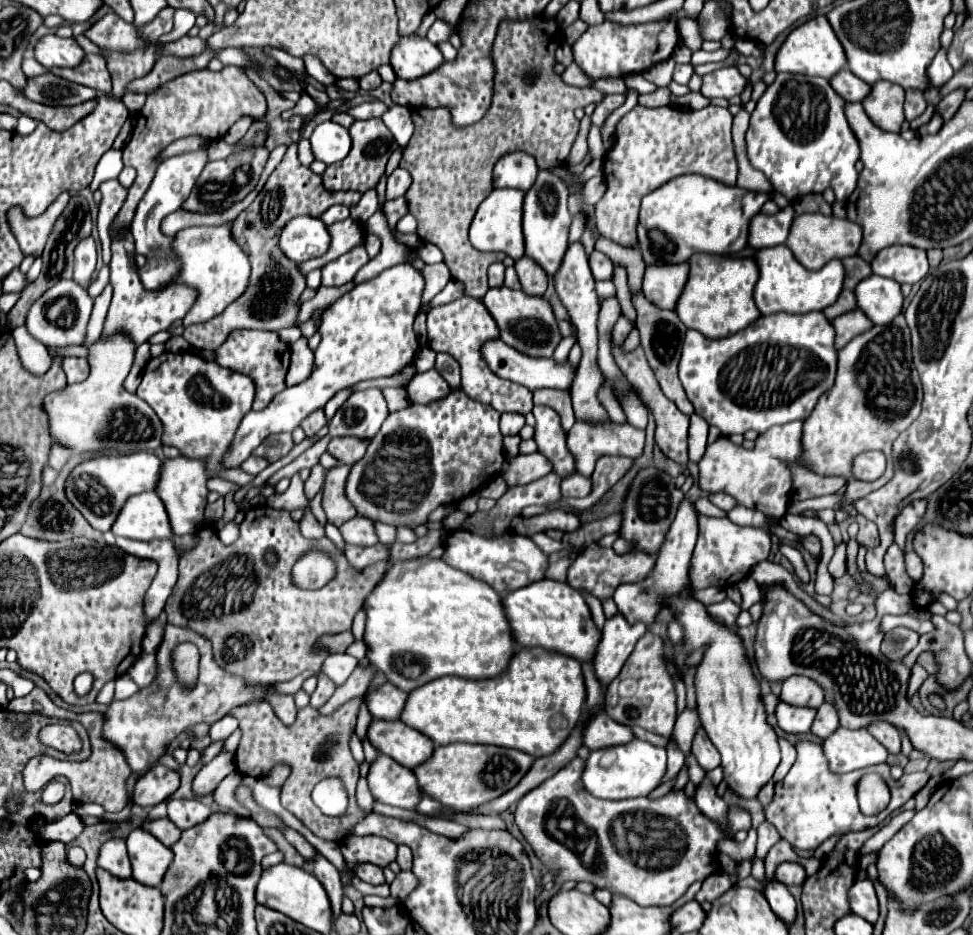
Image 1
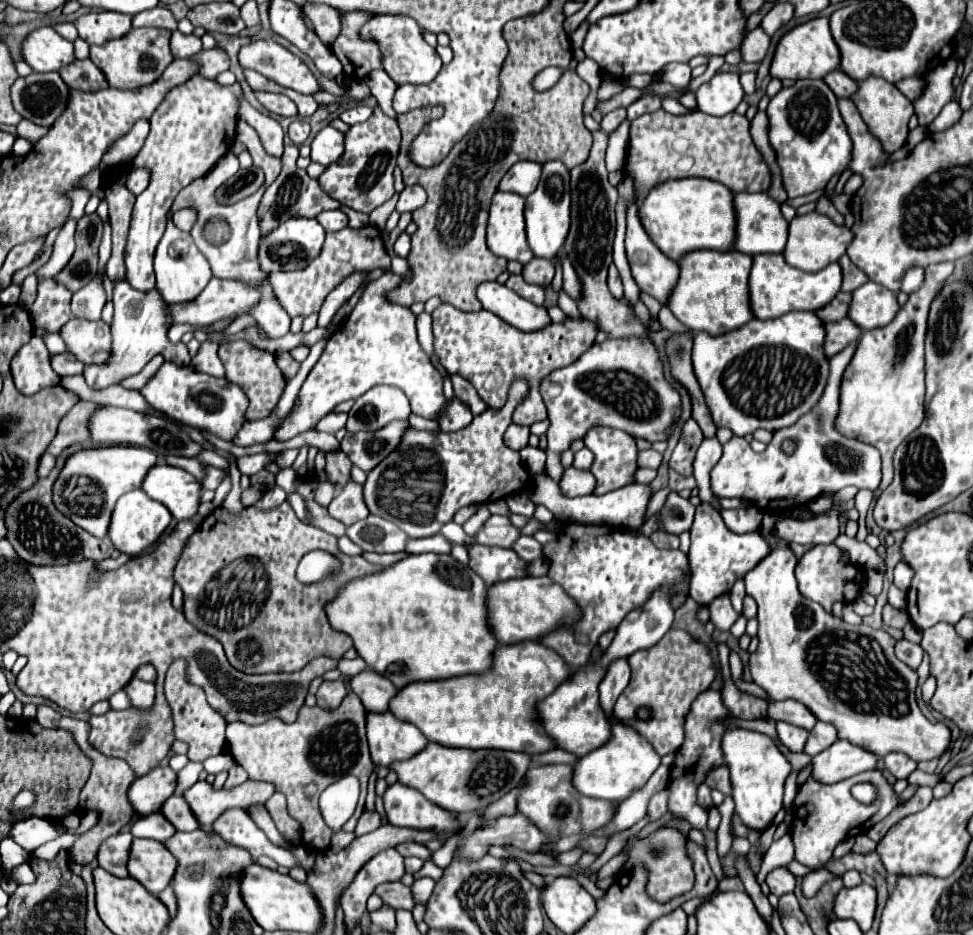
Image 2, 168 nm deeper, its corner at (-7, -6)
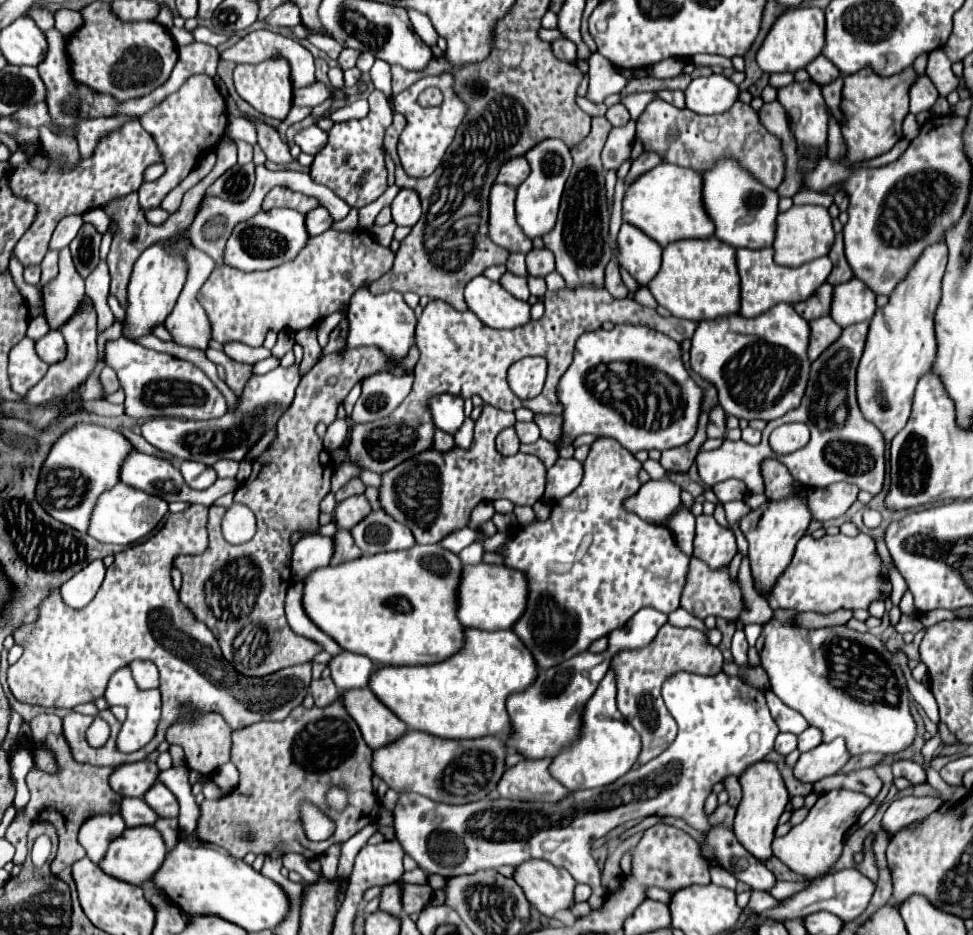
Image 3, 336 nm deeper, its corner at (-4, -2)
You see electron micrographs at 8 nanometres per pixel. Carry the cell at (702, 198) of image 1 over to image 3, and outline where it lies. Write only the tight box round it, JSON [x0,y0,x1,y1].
[623,163,715,247]

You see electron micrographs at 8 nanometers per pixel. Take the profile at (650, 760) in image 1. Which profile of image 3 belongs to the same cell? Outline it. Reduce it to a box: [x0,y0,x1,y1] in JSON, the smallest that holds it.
[549,669,641,791]

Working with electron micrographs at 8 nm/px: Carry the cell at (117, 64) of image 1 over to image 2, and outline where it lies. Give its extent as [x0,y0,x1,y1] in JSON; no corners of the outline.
[90,29,174,89]

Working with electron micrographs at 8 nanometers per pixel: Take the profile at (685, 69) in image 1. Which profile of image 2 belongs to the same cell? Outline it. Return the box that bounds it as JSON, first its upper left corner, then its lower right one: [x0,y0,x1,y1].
[658,63,692,87]

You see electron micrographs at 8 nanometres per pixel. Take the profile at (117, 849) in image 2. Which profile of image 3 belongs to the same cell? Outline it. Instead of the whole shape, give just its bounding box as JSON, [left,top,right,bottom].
[79,815,127,863]

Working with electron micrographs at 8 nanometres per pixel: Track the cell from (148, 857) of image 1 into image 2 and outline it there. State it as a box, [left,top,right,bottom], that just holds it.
[128,839,176,895]

